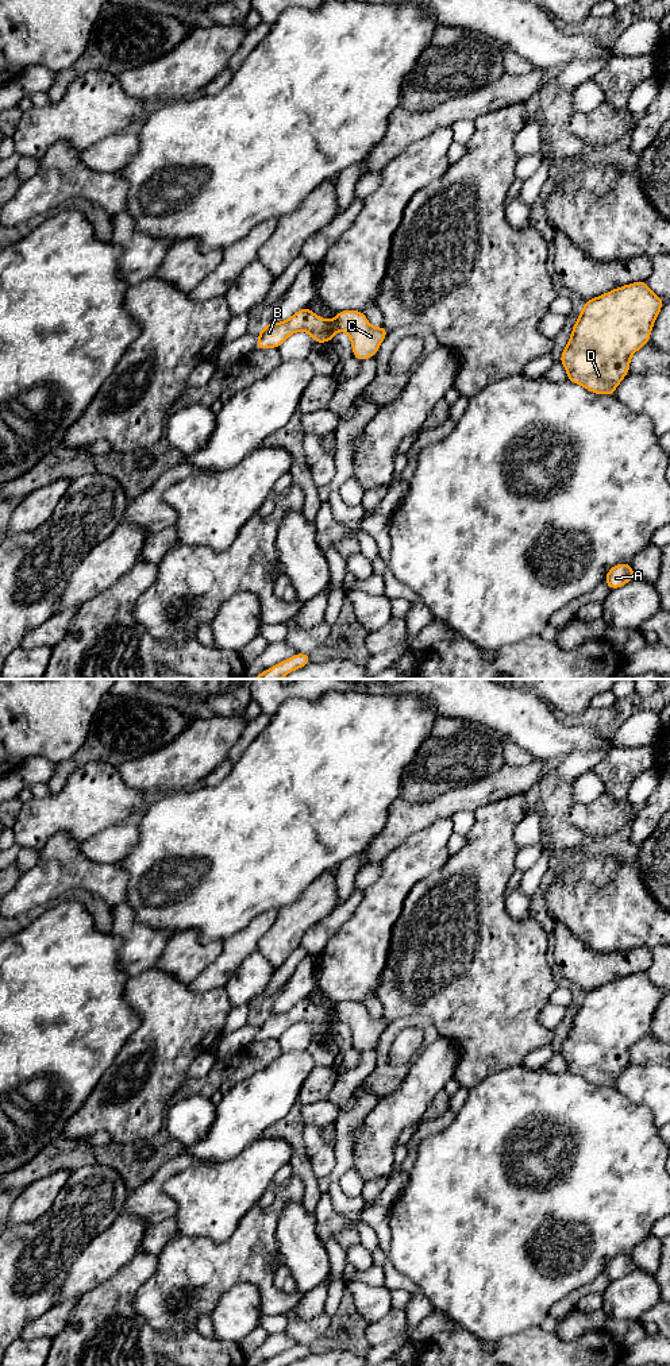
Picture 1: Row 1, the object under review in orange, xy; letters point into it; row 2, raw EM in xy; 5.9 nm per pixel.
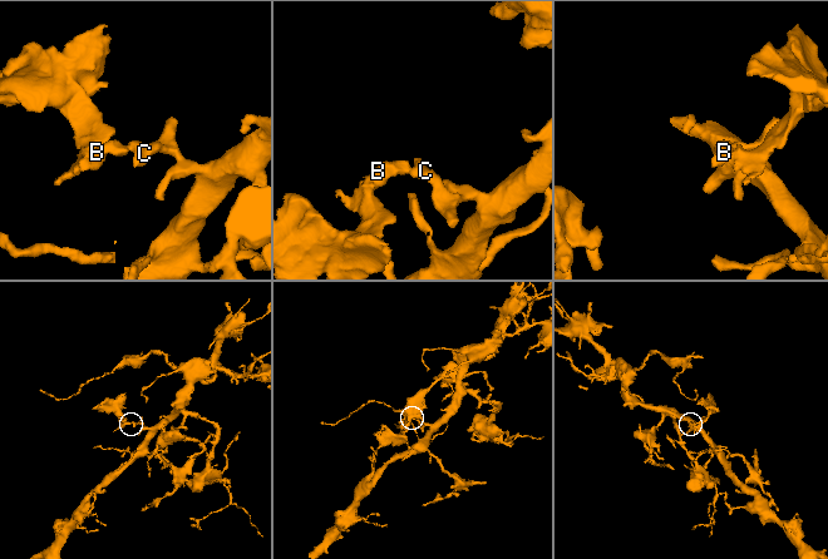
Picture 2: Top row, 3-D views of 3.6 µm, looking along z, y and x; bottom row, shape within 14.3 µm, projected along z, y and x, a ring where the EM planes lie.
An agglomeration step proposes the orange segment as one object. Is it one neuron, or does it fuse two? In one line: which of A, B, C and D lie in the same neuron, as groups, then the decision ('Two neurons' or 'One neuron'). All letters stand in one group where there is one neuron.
Groups: A C D / B. Two neurons

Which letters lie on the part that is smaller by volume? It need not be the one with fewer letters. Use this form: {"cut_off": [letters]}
{"cut_off": ["B"]}

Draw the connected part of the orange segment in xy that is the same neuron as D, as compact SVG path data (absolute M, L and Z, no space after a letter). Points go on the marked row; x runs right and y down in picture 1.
M647 281L624 285L585 301L559 358L567 371L567 381L594 394L613 397L615 389L631 371L629 358L650 343L652 325L663 304L665 300L650 290Z

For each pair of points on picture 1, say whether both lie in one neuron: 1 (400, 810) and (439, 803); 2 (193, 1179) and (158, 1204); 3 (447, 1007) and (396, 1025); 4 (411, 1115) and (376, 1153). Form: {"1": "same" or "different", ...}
{"1": "same", "2": "different", "3": "different", "4": "same"}

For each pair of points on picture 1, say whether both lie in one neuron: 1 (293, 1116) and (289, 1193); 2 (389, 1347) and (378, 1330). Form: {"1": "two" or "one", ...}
{"1": "two", "2": "two"}

